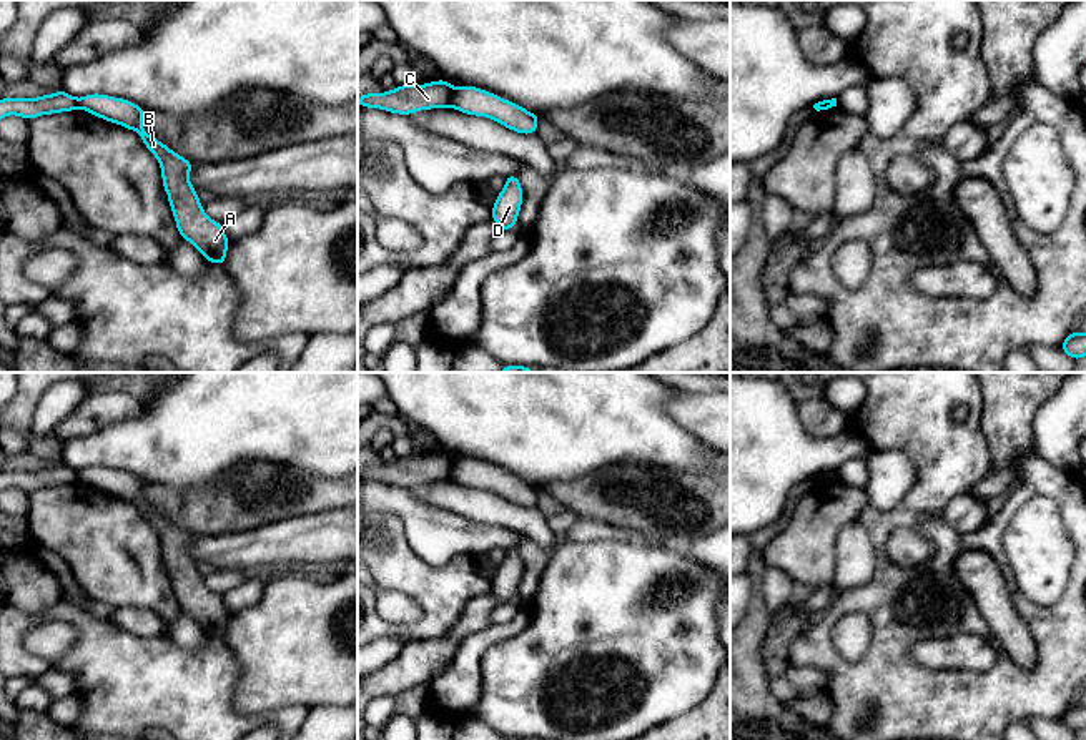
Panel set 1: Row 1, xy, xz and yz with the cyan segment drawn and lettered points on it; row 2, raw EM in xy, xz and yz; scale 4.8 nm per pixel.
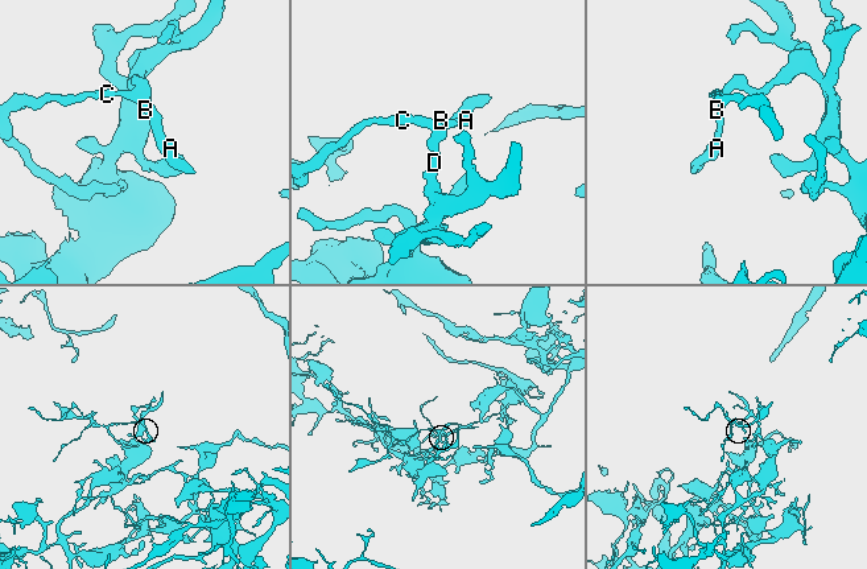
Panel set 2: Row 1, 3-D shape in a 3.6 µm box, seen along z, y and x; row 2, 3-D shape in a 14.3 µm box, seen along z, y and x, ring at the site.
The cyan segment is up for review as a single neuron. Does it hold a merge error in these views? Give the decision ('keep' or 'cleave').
cleave

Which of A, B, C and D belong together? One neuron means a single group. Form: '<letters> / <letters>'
A B D / C

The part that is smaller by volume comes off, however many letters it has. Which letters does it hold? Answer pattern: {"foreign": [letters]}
{"foreign": ["C"]}

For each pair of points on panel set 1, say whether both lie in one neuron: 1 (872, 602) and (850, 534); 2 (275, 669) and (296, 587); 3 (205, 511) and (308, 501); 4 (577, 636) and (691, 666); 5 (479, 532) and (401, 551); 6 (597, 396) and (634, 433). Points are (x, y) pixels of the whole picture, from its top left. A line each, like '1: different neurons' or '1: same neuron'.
1: different neurons
2: same neuron
3: same neuron
4: same neuron
5: different neurons
6: same neuron

